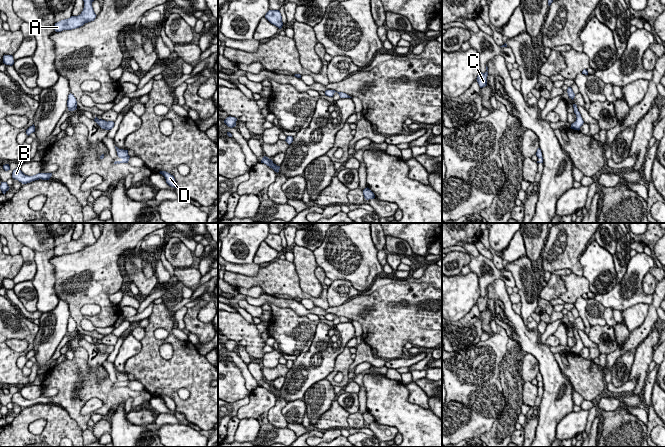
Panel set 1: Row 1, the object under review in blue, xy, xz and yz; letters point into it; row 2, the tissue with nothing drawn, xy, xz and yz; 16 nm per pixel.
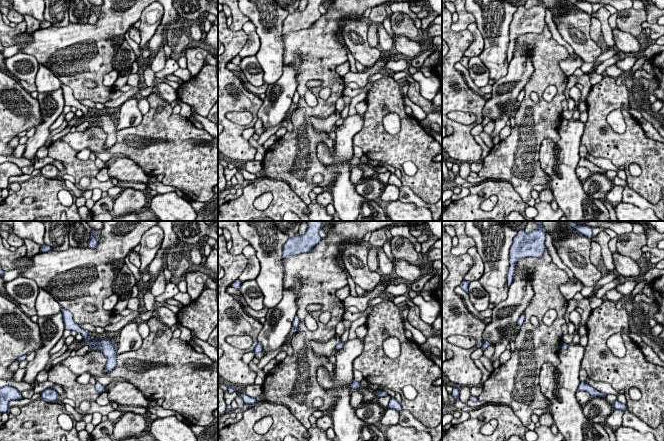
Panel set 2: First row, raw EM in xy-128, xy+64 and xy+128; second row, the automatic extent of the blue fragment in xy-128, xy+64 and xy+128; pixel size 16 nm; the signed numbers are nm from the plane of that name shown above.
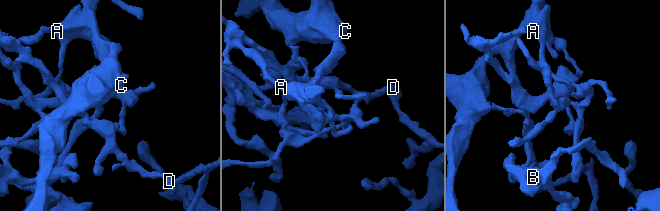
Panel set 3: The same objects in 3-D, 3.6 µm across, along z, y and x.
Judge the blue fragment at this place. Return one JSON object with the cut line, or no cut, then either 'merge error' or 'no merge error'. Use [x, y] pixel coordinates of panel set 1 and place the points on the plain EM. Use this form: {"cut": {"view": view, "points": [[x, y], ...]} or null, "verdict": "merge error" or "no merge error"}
{"cut": {"view": "xy", "points": [[127, 378], [119, 381]]}, "verdict": "merge error"}

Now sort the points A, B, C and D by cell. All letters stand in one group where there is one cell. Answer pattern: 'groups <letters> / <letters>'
groups A C D / B

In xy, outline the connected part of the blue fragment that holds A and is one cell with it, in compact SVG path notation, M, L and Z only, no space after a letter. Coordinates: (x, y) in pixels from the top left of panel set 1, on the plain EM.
M83 223L84 232L80 239L71 240L68 243L61 244L54 249L54 254L56 256L61 256L63 254L72 254L83 250L85 247L94 245L96 238L92 231L92 226L98 223Z

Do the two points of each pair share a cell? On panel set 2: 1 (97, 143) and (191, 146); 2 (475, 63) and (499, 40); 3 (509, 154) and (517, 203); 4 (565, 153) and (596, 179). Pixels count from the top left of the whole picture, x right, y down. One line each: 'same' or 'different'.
1: same
2: different
3: different
4: different

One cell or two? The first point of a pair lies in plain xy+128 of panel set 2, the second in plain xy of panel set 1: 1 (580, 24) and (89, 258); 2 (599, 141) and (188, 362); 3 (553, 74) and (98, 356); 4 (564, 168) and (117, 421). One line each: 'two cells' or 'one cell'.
1: two cells
2: one cell
3: two cells
4: one cell

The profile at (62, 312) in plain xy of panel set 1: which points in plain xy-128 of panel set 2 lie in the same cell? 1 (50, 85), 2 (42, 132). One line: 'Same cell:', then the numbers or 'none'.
Same cell: 2

